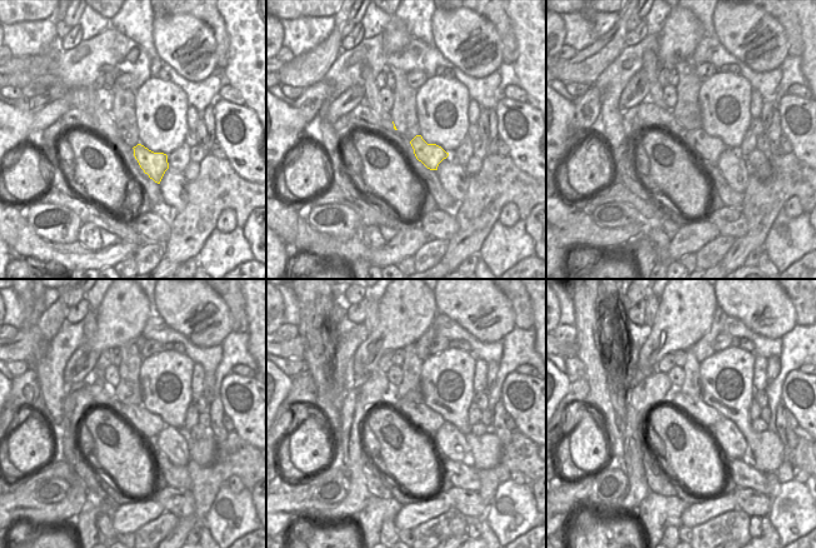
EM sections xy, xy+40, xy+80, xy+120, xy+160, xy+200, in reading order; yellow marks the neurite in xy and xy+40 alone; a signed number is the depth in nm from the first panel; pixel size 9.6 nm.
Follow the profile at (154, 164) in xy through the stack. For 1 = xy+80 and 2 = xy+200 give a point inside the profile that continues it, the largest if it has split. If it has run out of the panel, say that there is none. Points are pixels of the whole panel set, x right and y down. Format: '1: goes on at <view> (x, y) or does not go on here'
1: goes on at xy+80 (707, 148)
2: goes on at xy+200 (696, 408)

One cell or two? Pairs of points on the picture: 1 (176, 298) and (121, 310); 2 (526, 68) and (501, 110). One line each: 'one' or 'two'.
1: two
2: two

